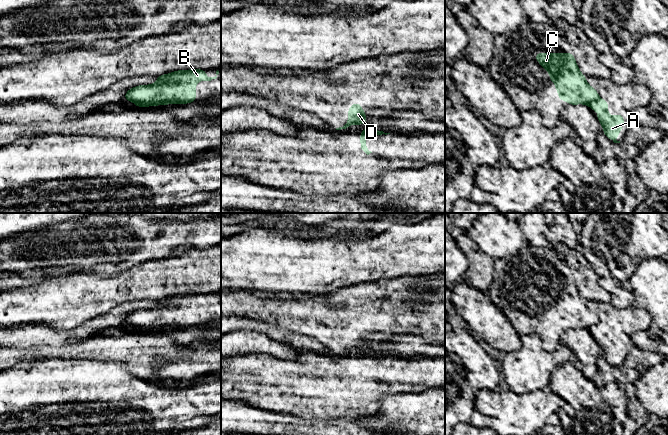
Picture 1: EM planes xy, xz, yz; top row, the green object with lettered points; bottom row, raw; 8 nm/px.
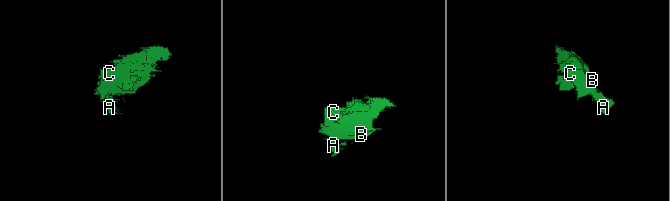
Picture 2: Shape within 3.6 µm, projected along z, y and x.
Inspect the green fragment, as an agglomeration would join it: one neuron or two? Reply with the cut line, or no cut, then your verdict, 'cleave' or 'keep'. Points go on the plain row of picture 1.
yz (598, 322), (588, 328) | cleave

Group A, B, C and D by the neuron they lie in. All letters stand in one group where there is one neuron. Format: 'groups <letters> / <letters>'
groups A / B C D

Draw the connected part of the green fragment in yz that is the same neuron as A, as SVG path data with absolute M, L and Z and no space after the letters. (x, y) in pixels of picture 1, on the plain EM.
M597 323L589 328L592 335L596 334L599 336L599 339L595 340L601 347L605 360L614 367L620 367L616 362L624 348L624 340L622 338L616 338L611 341L607 335L608 330L609 328L606 323Z

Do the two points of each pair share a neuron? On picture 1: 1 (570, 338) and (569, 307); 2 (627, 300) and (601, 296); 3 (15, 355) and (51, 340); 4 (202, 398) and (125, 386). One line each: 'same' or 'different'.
1: different
2: different
3: different
4: same

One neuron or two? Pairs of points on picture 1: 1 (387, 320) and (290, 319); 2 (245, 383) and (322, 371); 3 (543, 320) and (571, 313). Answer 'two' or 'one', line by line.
1: one
2: one
3: one

